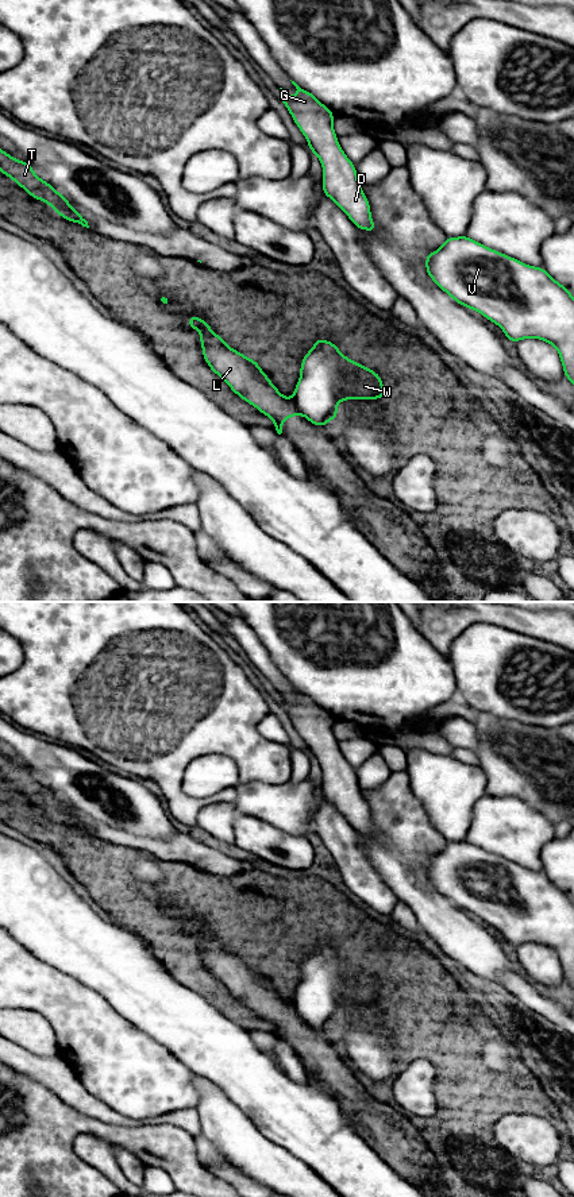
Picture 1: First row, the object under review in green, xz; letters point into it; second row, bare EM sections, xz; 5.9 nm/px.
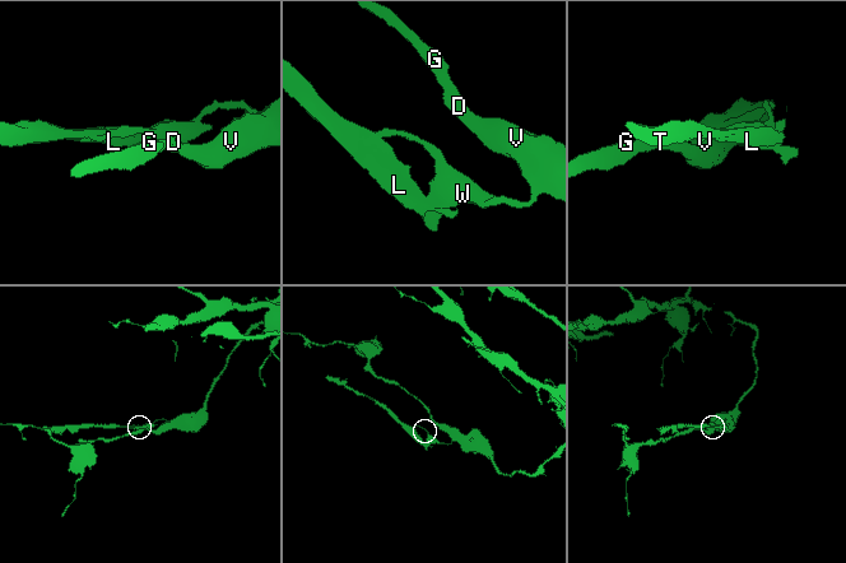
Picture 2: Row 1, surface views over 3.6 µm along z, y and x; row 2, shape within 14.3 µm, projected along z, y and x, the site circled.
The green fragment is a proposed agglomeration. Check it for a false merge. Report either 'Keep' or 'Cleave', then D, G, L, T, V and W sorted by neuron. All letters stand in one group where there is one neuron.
Cleave. Groups: D G V W / L T

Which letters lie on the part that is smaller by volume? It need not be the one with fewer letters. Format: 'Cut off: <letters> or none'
Cut off: L, T

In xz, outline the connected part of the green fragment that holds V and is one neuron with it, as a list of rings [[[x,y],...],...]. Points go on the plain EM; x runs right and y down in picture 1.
[[[467,841],[447,845],[425,861],[425,874],[455,907],[498,930],[513,949],[539,943],[559,958],[565,981],[574,989],[574,901],[542,870],[533,872]]]

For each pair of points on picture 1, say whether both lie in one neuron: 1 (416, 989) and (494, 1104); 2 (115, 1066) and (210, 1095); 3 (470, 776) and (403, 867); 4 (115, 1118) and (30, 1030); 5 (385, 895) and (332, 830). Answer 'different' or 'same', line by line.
1: same
2: different
3: different
4: same
5: same

